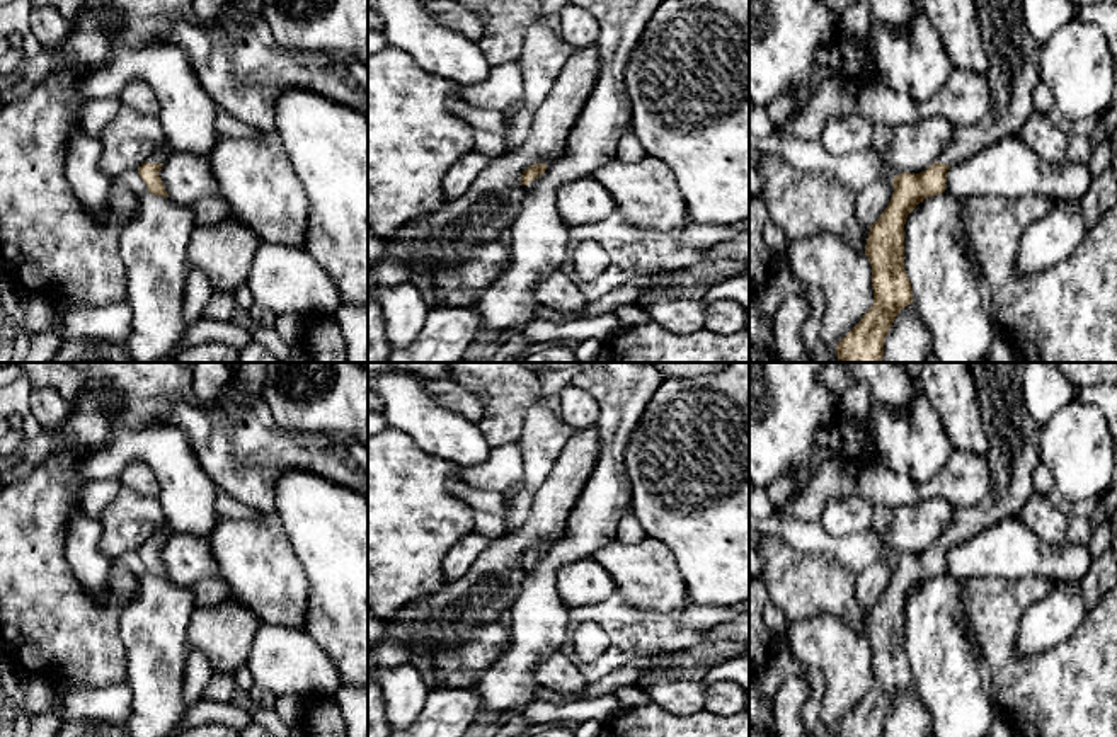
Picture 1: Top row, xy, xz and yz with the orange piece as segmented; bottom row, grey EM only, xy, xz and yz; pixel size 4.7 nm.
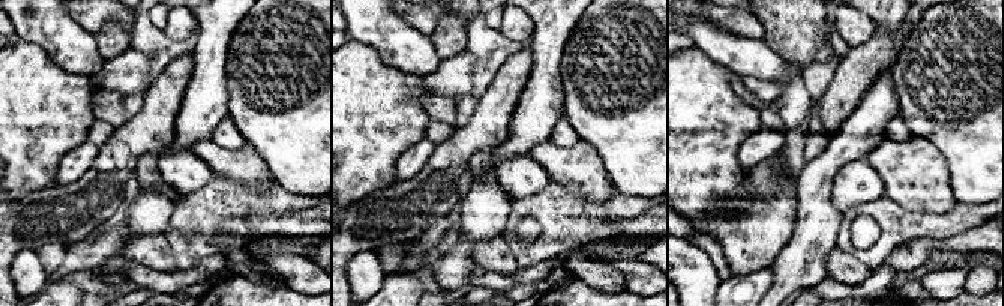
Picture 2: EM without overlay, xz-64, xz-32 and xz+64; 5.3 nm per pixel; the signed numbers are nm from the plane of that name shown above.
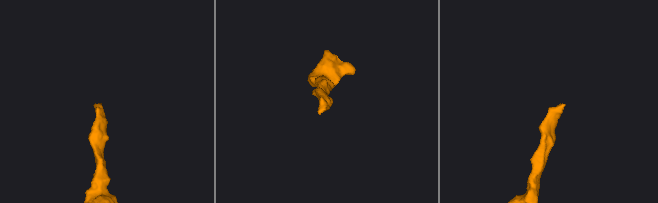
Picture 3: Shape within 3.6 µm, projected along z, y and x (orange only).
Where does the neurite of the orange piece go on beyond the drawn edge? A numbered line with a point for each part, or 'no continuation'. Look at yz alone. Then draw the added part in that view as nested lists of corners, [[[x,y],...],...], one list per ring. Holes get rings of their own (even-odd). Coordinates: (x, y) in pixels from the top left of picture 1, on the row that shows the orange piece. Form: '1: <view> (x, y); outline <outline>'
1: yz (1013, 57); outline [[[974,0],[989,61],[988,82],[991,106],[976,124],[955,126],[952,141],[938,163],[954,165],[1010,134],[1018,134],[1034,109],[1034,89],[1040,83],[1040,44],[1030,36],[1023,19],[1023,0]]]

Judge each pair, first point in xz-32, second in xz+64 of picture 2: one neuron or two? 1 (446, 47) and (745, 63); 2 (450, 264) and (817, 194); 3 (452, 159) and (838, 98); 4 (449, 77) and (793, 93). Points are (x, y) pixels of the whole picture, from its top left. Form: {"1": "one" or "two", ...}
{"1": "two", "2": "one", "3": "one", "4": "two"}

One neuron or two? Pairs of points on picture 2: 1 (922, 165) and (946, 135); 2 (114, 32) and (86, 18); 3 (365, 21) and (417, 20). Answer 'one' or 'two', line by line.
1: two
2: two
3: two

